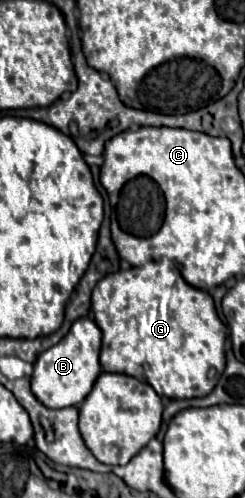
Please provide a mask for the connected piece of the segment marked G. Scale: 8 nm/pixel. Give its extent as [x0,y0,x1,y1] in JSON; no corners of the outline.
[92,262,226,398]

